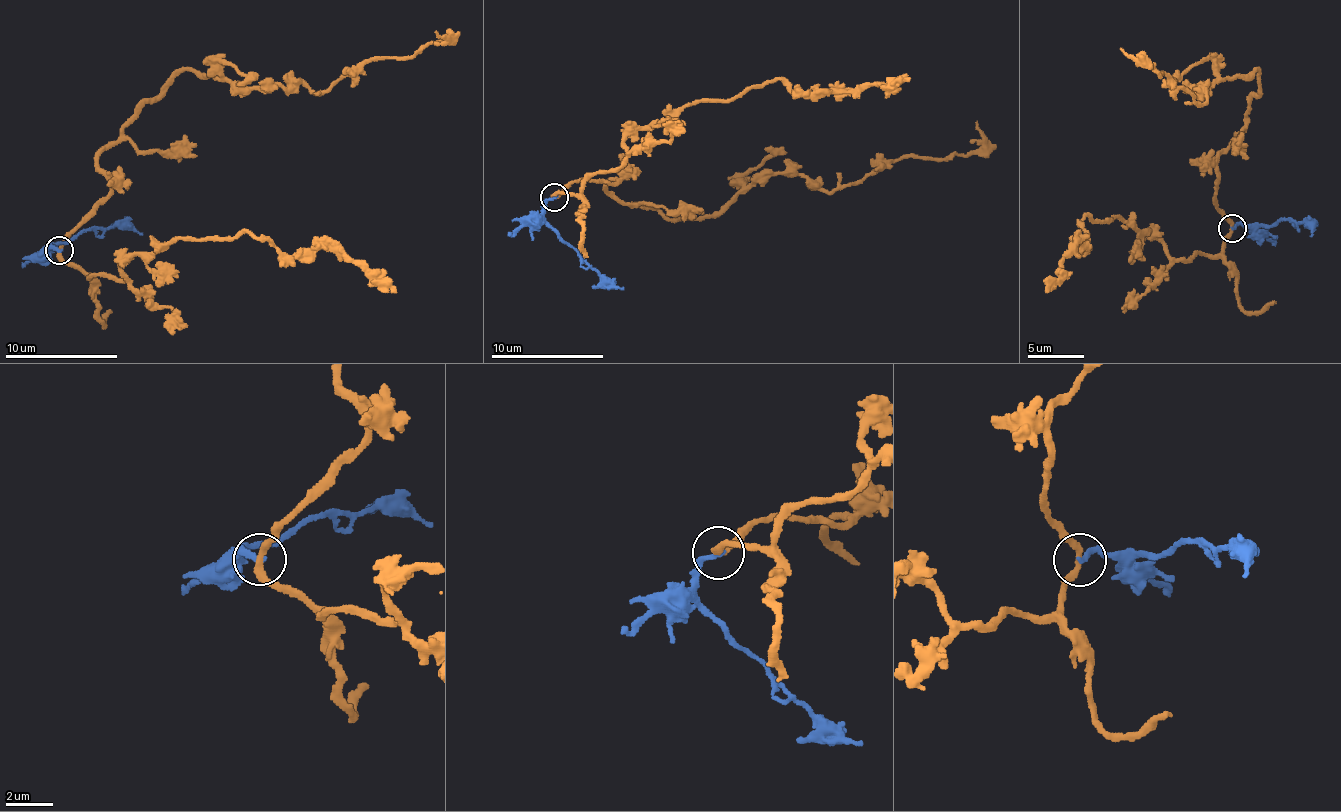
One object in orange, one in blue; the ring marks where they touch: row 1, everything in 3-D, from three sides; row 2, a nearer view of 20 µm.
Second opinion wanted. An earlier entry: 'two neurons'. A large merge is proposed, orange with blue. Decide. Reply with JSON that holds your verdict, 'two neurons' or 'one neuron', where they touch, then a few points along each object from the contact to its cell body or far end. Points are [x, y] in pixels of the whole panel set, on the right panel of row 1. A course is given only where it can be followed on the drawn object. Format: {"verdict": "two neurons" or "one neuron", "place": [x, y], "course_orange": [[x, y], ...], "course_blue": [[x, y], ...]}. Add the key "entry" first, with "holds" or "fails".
{"entry": "holds", "verdict": "two neurons", "place": [1232, 228], "course_orange": [[1233, 228], [1215, 201], [1216, 164], [1244, 128], [1259, 74], [1199, 87], [1199, 104], [1121, 48]], "course_blue": [[1233, 228], [1240, 225], [1299, 222], [1307, 225], [1313, 235]]}

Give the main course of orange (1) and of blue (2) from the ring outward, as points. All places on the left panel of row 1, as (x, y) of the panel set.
1: (59, 251), (110, 192), (99, 156), (177, 75), (324, 92), (375, 58), (414, 56), (446, 39), (434, 31)
2: (59, 251), (51, 244), (109, 227), (128, 226), (143, 233)

